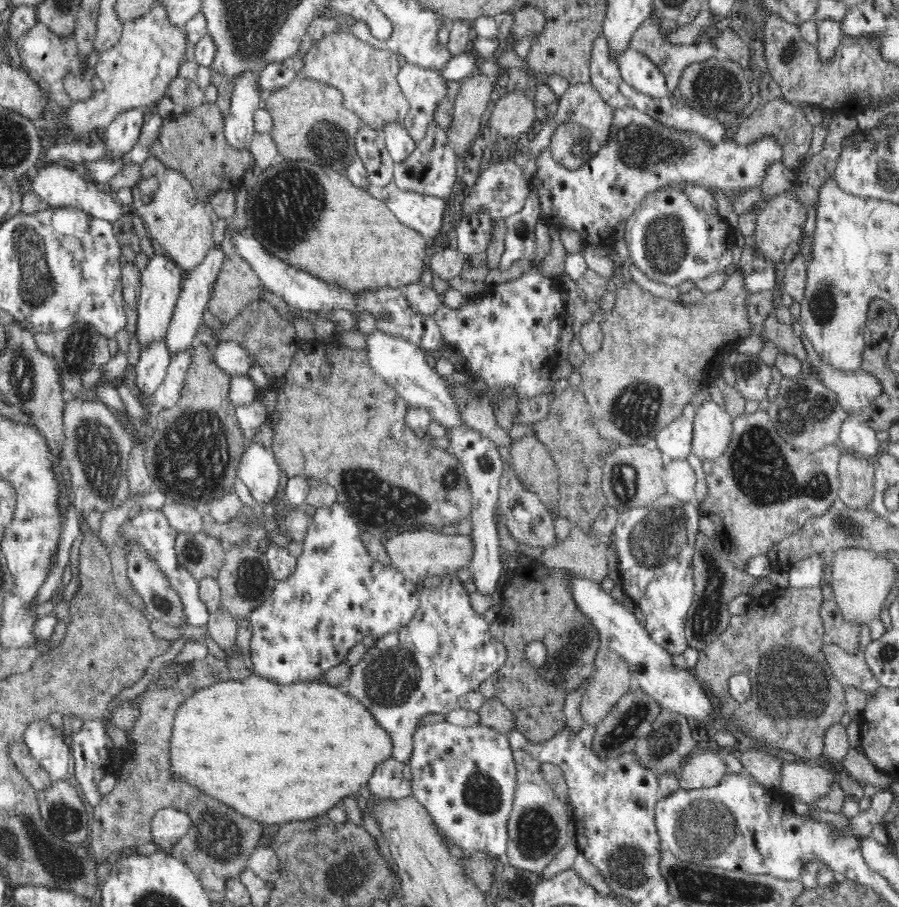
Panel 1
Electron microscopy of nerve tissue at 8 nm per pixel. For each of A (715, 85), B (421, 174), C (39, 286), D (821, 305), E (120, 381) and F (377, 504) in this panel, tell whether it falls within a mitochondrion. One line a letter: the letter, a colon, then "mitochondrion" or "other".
A: mitochondrion
B: other
C: mitochondrion
D: mitochondrion
E: other
F: mitochondrion

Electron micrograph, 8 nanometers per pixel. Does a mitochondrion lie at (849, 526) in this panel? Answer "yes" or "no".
yes

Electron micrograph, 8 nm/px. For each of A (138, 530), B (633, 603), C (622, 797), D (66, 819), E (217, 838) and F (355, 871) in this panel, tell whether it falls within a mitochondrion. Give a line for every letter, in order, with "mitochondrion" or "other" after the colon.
A: mitochondrion
B: other
C: other
D: mitochondrion
E: mitochondrion
F: mitochondrion

